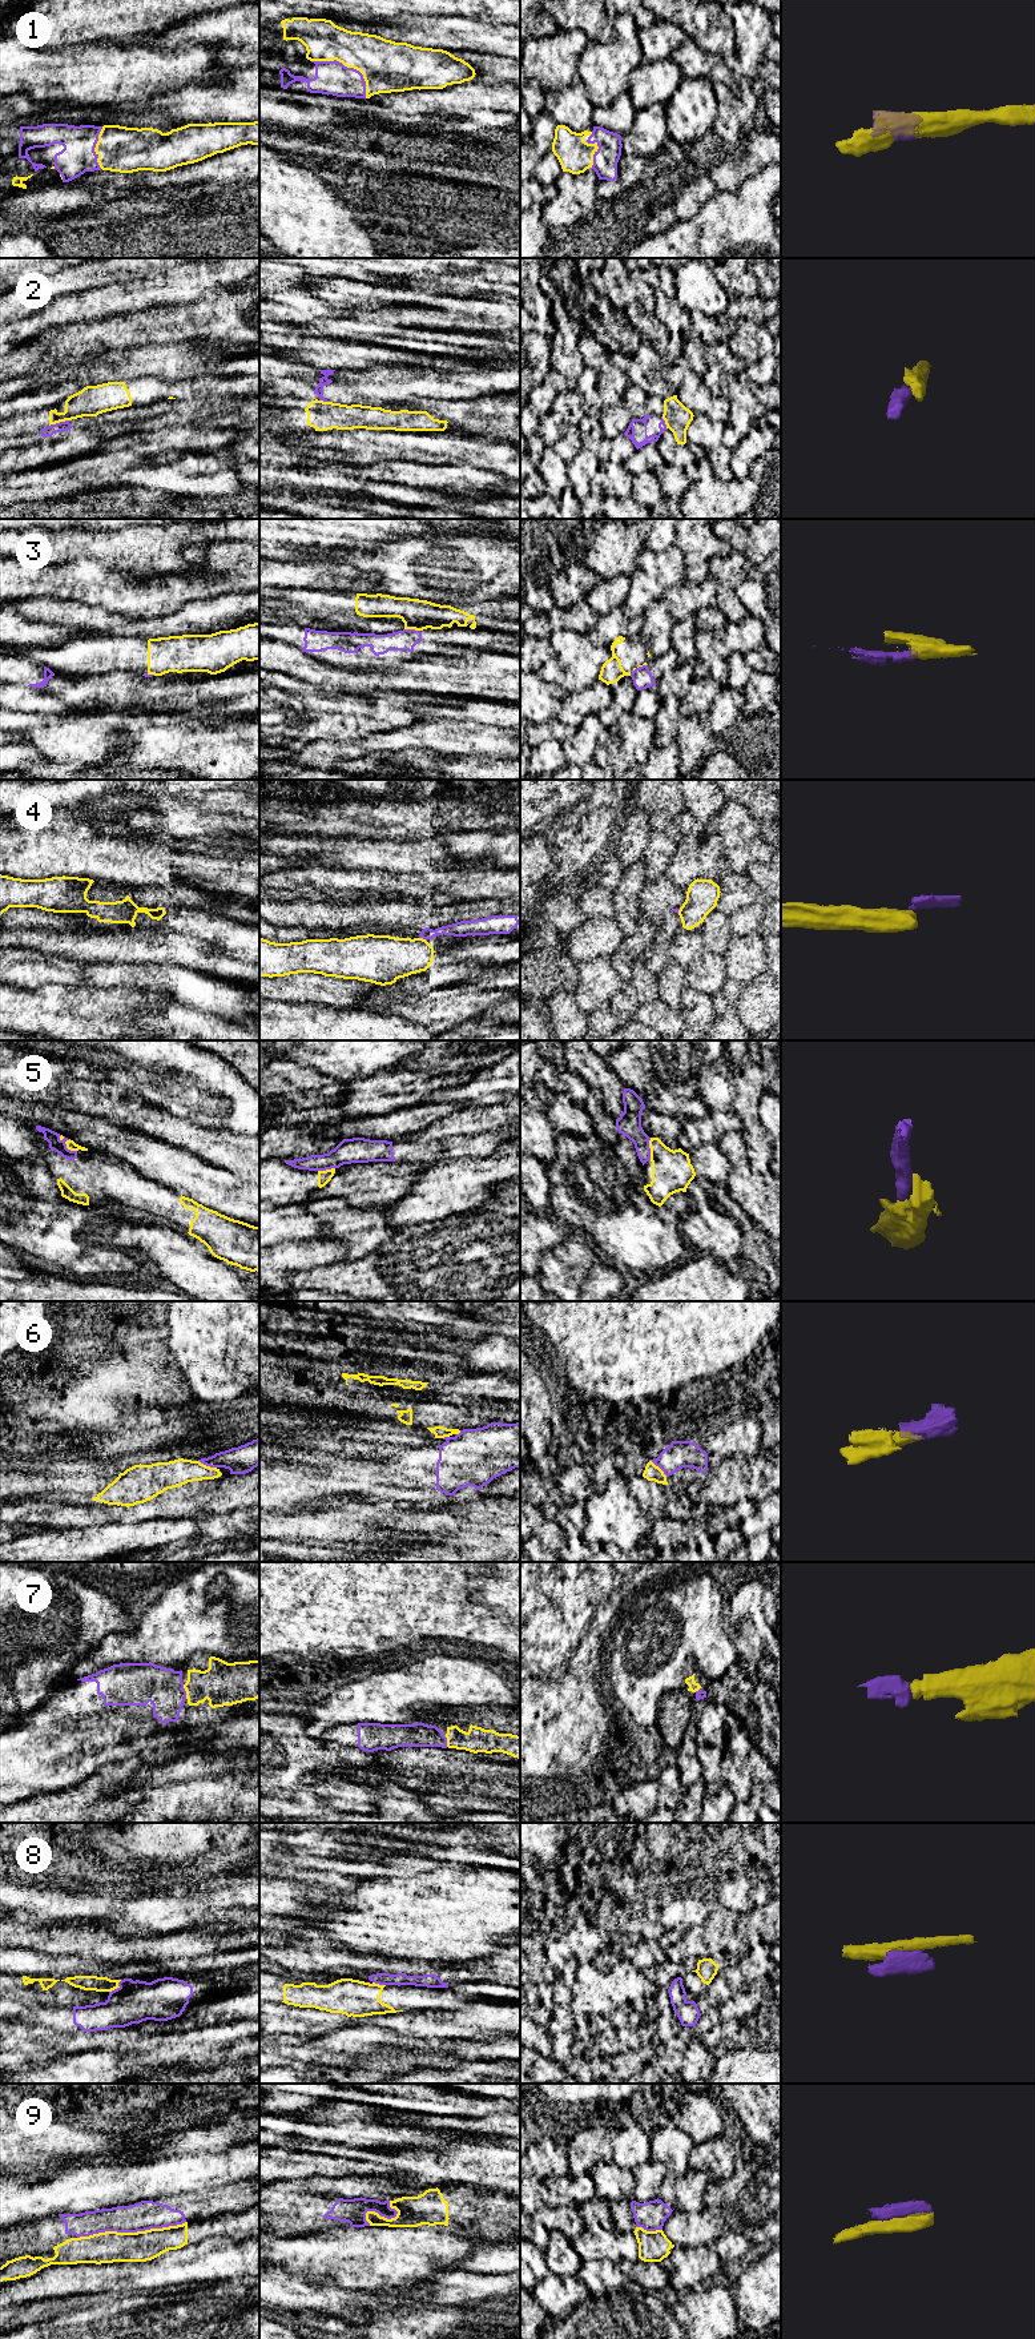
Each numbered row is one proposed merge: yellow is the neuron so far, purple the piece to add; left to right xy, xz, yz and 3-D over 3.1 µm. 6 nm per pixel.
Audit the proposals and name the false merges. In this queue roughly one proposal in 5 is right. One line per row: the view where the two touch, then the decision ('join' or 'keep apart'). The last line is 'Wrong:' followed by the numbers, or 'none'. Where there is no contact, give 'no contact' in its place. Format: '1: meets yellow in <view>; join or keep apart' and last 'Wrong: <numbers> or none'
1: meets yellow in xz; join
2: meets yellow in xy; keep apart
3: meets yellow in xz; keep apart
4: meets yellow in xz; keep apart
5: meets yellow in yz; keep apart
6: meets yellow in yz; keep apart
7: meets yellow in xy; join
8: meets yellow in xy; keep apart
9: meets yellow in xy; keep apart
Wrong: 2, 3, 4, 5, 6, 8, 9

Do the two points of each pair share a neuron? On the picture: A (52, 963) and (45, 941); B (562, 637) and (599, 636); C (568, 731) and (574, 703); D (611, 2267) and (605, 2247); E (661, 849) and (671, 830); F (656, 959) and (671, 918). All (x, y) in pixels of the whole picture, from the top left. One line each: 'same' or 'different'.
A: different
B: different
C: different
D: different
E: different
F: same

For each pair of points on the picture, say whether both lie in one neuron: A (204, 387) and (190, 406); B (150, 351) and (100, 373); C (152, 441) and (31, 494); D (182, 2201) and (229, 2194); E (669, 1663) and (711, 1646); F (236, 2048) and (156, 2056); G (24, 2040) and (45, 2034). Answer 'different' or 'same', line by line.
A: different
B: same
C: different
D: same
E: same
F: same
G: same

